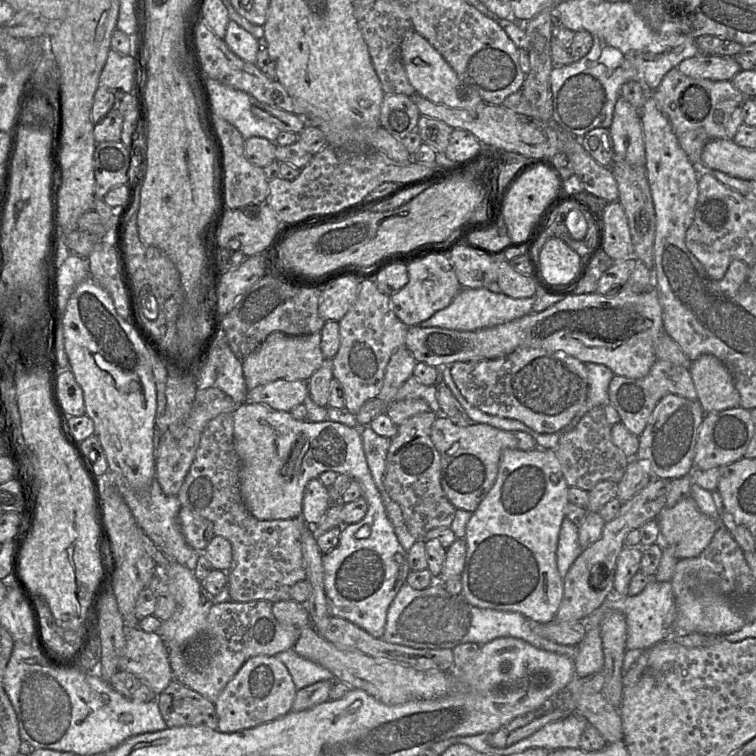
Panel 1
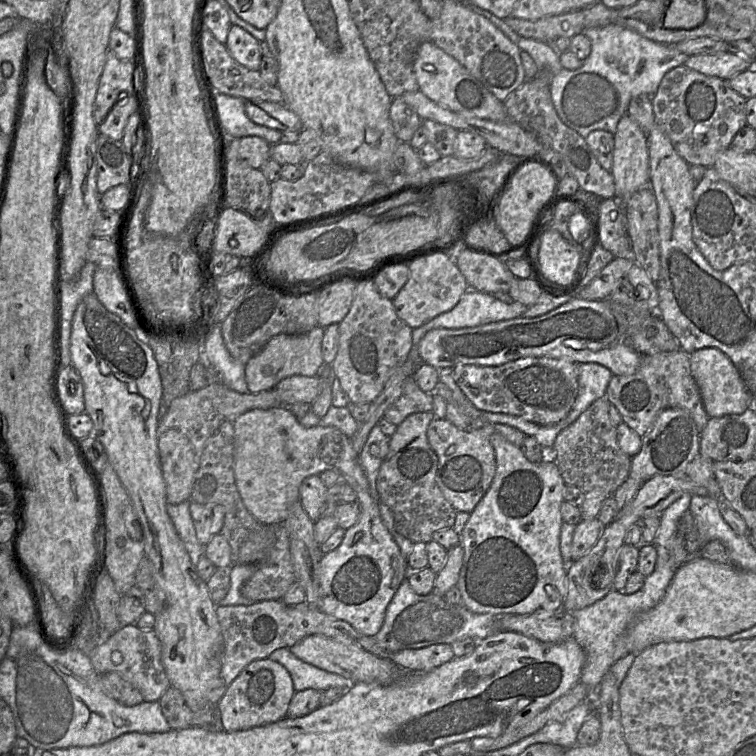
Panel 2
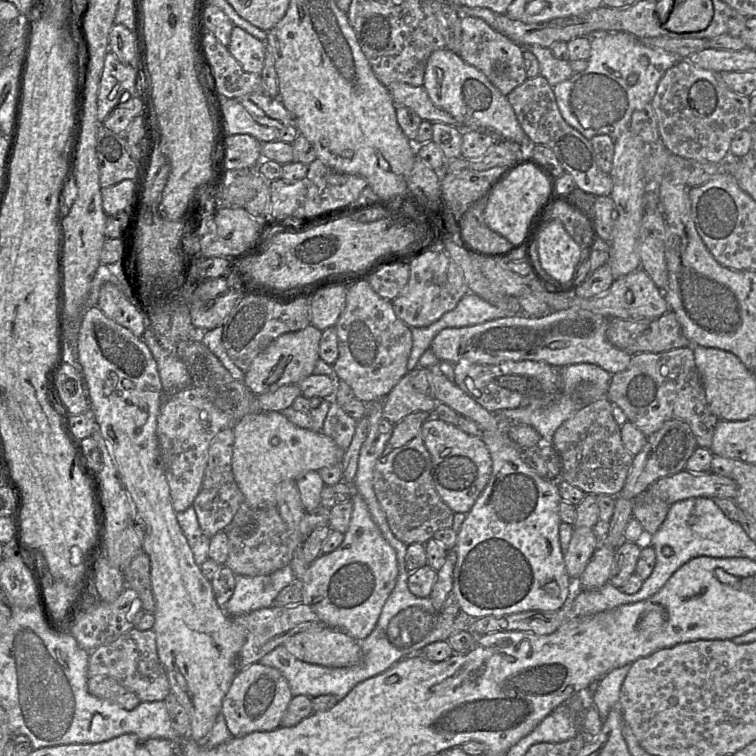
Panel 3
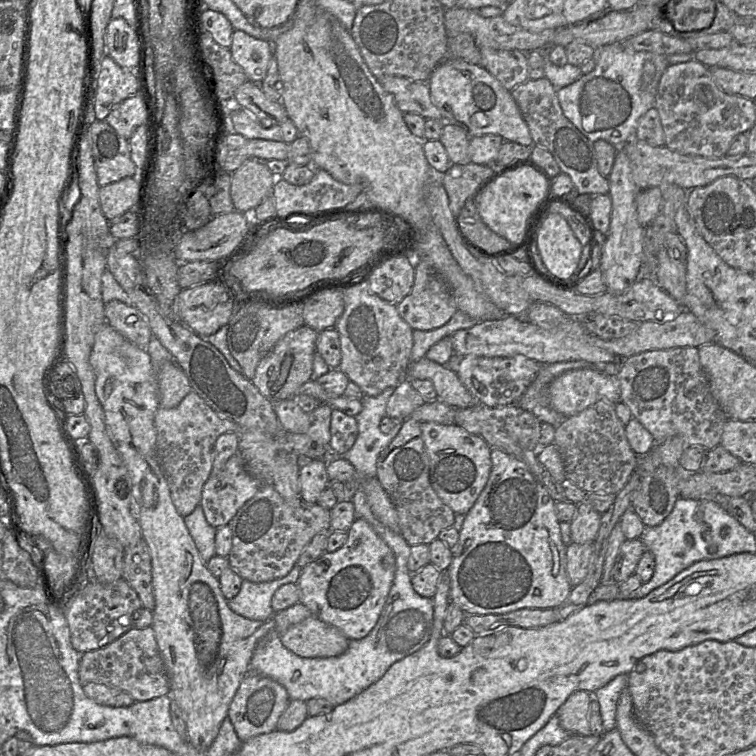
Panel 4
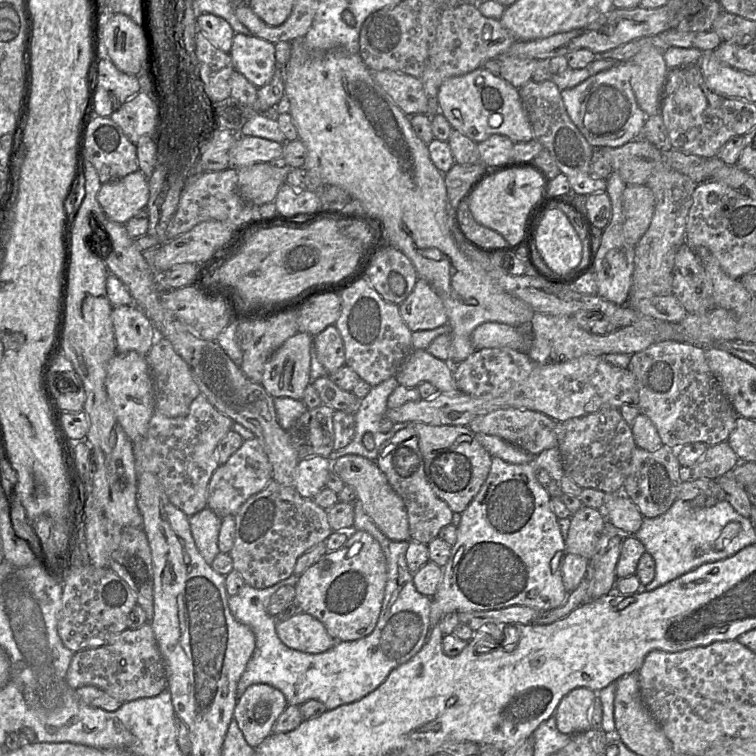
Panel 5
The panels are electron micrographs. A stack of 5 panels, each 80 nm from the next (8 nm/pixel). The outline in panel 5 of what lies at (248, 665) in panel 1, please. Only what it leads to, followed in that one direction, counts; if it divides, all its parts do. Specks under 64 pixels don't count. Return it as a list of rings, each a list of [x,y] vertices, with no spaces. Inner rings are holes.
[[[253,684],[237,699],[233,718],[246,742],[257,747],[272,733],[273,726],[288,706],[284,694],[268,684]]]

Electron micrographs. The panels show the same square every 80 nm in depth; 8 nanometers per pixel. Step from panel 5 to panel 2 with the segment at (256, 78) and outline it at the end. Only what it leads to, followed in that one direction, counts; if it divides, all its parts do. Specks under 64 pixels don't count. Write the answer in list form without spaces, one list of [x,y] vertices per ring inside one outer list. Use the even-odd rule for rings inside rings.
[[[232,24],[225,43],[231,56],[250,70],[259,70],[261,64],[260,41],[243,28]]]

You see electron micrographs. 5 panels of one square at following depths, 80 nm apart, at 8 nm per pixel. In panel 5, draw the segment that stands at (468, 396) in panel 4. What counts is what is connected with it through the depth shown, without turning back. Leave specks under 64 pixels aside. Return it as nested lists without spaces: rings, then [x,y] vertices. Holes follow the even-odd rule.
[[[413,349],[396,375],[398,383],[406,387],[418,387],[423,382],[430,382],[441,393],[459,391],[450,362],[450,358],[442,361],[427,350]]]

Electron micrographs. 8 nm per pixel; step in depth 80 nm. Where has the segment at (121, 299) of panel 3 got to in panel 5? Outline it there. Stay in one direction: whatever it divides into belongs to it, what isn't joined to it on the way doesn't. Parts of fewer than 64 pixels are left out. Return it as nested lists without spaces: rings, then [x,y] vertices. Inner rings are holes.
[[[135,305],[113,307],[112,322],[117,353],[137,352],[147,356],[157,331],[144,312]]]

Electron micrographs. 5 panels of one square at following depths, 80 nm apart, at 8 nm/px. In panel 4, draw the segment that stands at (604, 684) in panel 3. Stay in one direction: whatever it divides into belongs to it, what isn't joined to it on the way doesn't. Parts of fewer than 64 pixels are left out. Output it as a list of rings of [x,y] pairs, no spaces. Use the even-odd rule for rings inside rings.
[[[619,674],[606,685],[596,690],[592,696],[599,702],[604,732],[616,728],[616,712],[619,697],[627,686],[628,674]]]

